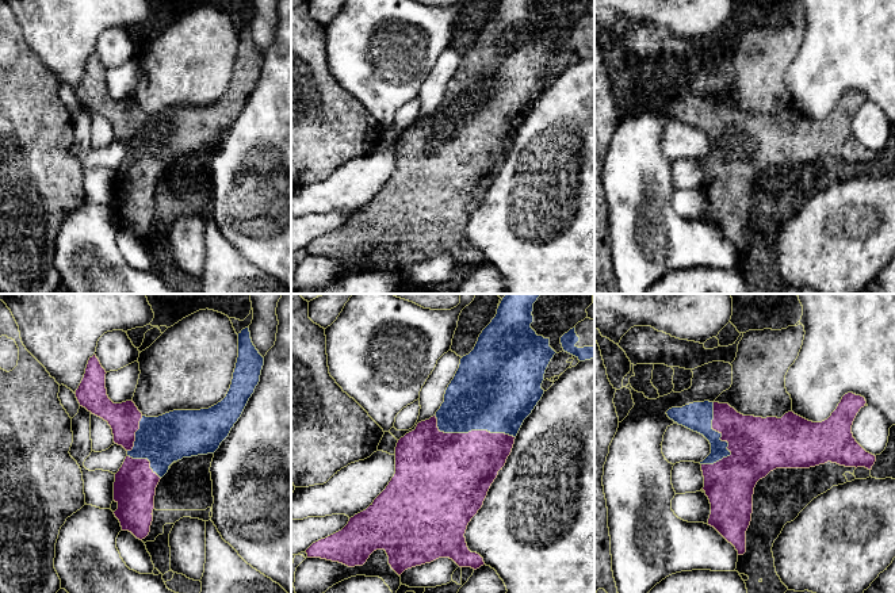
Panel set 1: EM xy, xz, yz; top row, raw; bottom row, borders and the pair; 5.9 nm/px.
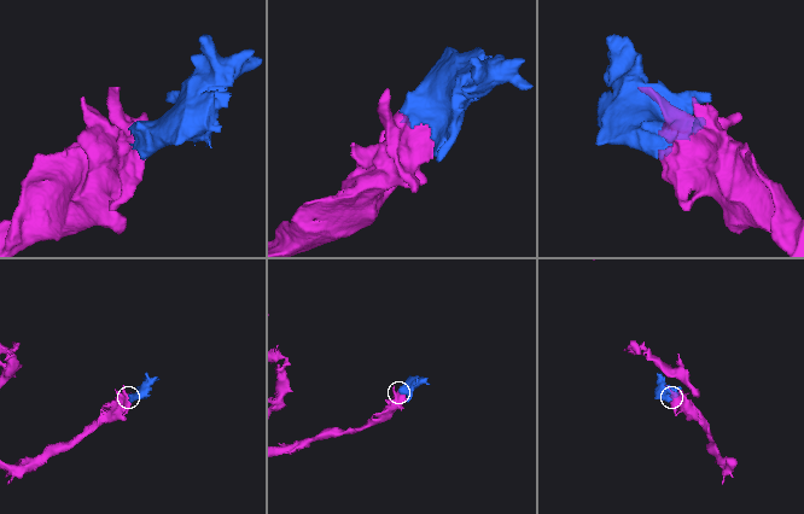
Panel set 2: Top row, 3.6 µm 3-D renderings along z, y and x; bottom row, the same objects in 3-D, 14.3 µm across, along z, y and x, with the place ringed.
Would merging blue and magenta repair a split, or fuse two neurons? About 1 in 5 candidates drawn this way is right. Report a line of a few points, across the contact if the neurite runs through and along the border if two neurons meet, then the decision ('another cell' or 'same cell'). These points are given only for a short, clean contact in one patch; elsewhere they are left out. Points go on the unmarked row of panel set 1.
same cell

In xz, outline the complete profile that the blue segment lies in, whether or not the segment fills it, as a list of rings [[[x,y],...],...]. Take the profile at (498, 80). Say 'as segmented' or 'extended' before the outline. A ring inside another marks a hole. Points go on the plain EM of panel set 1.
extended; [[[500,0],[496,14],[482,27],[474,46],[460,56],[440,106],[398,137],[395,171],[386,185],[366,207],[351,214],[341,227],[313,240],[306,246],[307,255],[355,264],[363,263],[374,248],[385,246],[389,261],[398,272],[439,255],[450,255],[459,264],[474,267],[485,261],[483,255],[467,244],[464,234],[467,222],[482,204],[492,180],[505,162],[524,116],[542,96],[544,70],[556,50],[550,43],[550,35],[538,32],[531,24],[532,8],[533,0]]]

